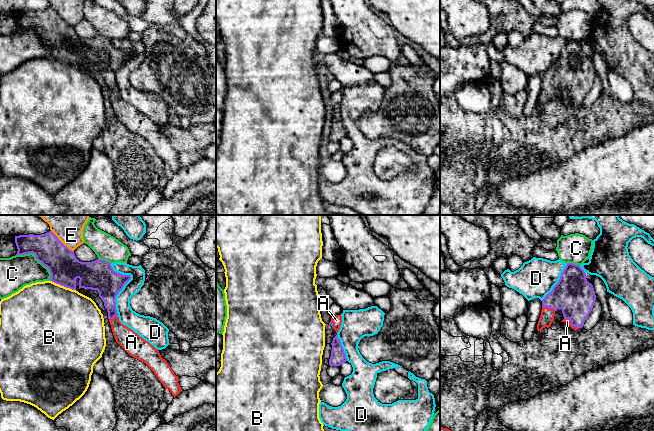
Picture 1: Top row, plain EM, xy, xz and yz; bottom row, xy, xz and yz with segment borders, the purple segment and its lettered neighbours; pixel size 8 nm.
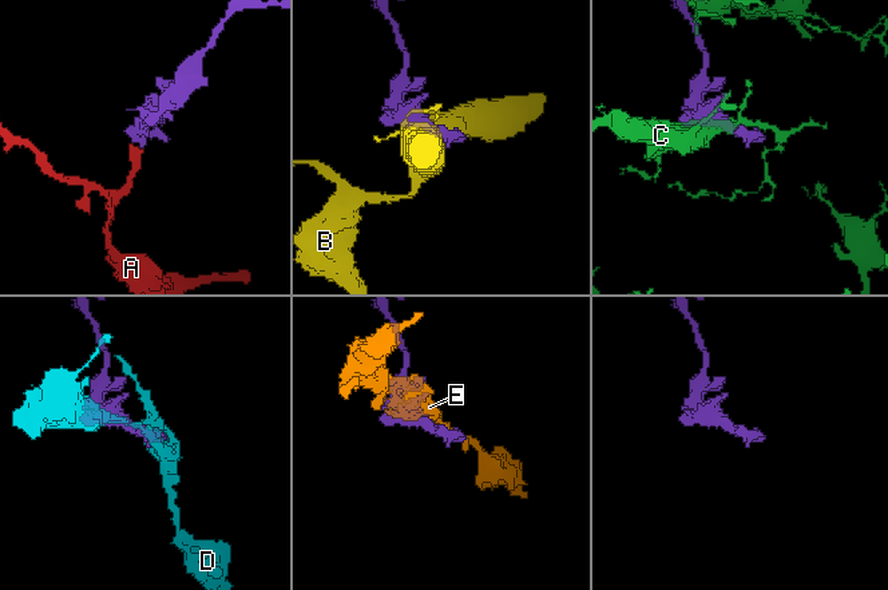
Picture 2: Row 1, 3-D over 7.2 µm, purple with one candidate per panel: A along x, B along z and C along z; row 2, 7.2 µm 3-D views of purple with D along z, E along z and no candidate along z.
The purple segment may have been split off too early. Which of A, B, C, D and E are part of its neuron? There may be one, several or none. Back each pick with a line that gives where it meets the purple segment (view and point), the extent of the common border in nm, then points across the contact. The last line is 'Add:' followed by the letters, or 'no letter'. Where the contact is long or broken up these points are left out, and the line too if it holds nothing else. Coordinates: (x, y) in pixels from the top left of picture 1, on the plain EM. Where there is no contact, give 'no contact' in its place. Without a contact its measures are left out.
A: contact yz (571, 100); length 160 nm; way yz (573, 70), (571, 100), (567, 97)
Add: A

